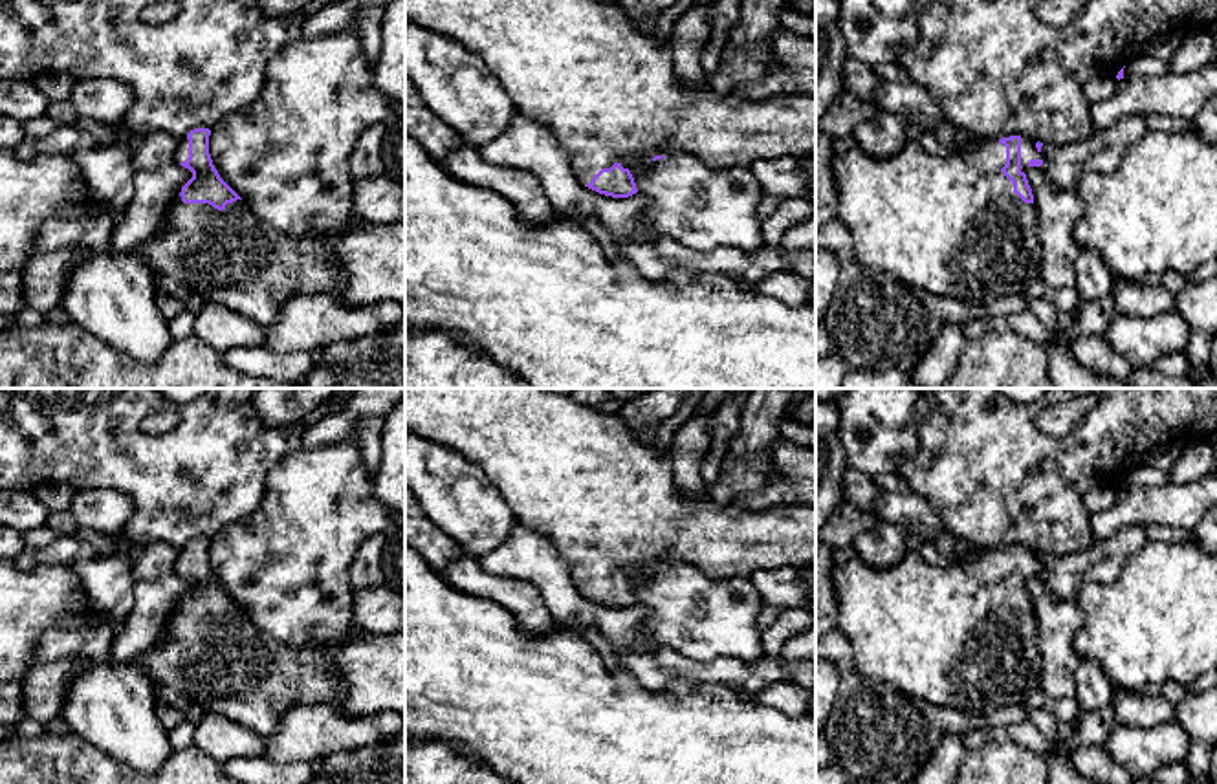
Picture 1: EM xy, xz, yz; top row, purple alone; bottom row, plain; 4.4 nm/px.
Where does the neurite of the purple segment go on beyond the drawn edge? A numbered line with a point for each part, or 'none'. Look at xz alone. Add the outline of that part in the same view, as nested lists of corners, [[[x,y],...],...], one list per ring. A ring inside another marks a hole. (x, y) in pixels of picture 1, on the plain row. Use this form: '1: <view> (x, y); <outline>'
1: xz (609, 502); [[[405,388],[405,432],[442,443],[458,451],[467,460],[478,463],[493,487],[506,500],[519,522],[546,535],[548,540],[570,562],[570,573],[576,588],[588,595],[601,579],[619,573],[630,584],[636,579],[649,577],[654,566],[674,566],[687,562],[696,566],[709,579],[755,579],[762,570],[794,568],[803,570],[816,564],[816,506],[773,506],[766,509],[746,509],[737,502],[718,504],[709,498],[707,491],[700,498],[682,493],[673,476],[673,463],[667,447],[647,445],[634,438],[630,427],[619,414],[603,414],[596,407],[576,403],[570,396],[561,396],[544,388]]]

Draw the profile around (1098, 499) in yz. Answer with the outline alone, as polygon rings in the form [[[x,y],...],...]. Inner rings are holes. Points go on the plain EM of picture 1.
[[[1092,487],[1085,495],[1085,506],[1091,513],[1109,509],[1116,502],[1116,487]]]

